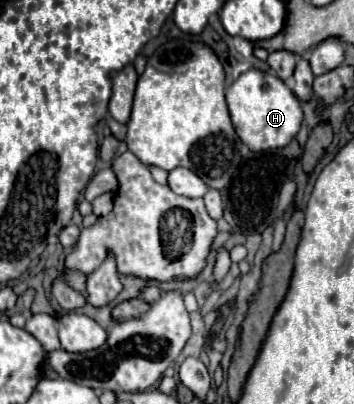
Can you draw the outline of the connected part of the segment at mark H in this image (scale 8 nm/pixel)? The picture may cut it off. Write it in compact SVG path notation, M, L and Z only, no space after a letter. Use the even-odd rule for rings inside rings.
M262 70L244 72L226 90L226 102L228 102L230 118L232 118L232 124L234 124L238 138L252 152L284 148L290 144L290 140L300 130L300 124L302 124L300 100L272 72L262 72Z

